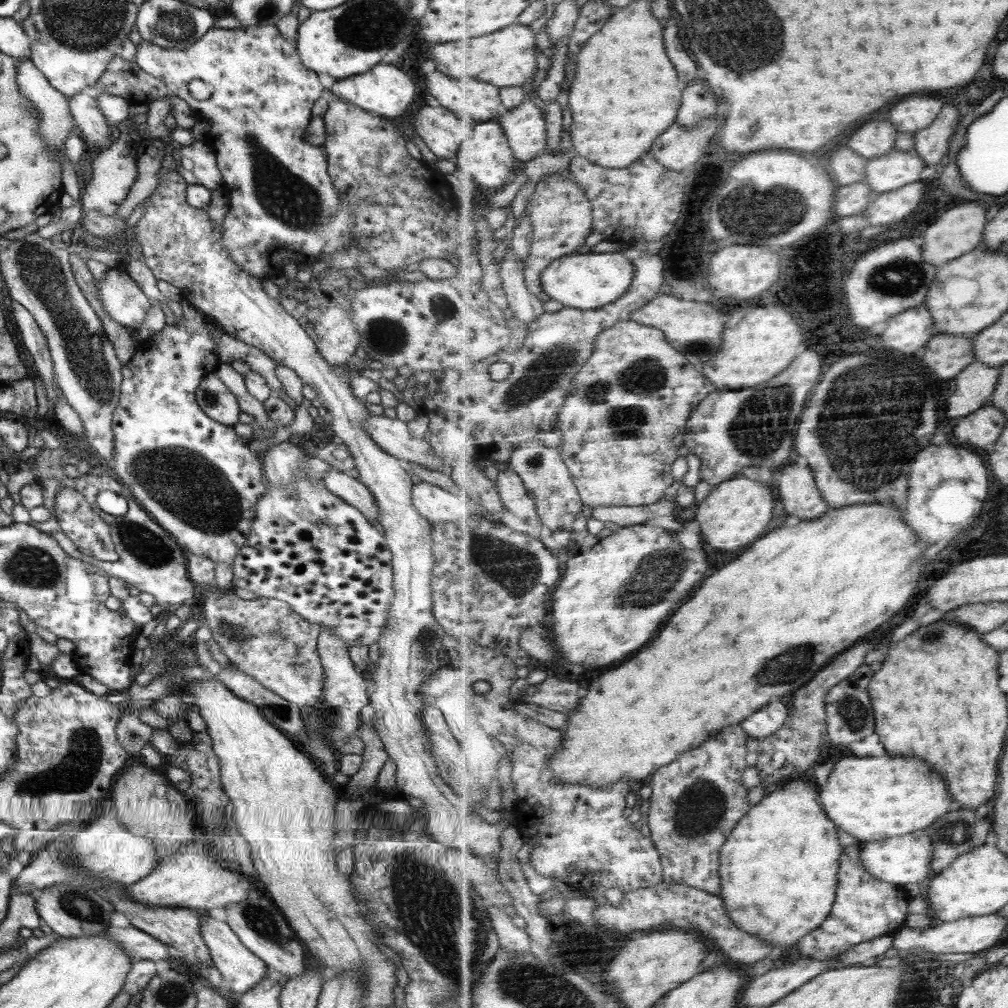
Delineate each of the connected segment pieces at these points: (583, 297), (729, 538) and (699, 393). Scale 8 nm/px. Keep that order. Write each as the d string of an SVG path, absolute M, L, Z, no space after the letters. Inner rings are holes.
M576 253L555 260L543 274L546 294L562 301L567 307L594 310L607 307L623 298L635 283L637 268L628 253Z
M745 475L720 483L710 491L707 499L700 503L697 515L706 543L726 552L754 544L768 532L776 512L776 500L766 484L759 480L750 480Z
M631 319L627 322L622 320L616 327L604 331L599 340L596 341L596 350L592 359L584 365L584 368L575 378L574 385L568 393L568 401L563 406L559 418L559 427L565 440L565 445L560 450L567 466L574 473L576 484L587 505L592 508L598 508L598 506L644 506L661 501L666 496L666 492L669 492L671 486L674 486L674 482L676 482L672 470L674 470L674 462L680 457L680 448L685 444L691 414L700 403L703 403L712 393L718 390L716 384L704 374L701 366L697 366L689 358L686 358L680 350L668 341L667 334L664 333L663 329L640 324L639 321Z

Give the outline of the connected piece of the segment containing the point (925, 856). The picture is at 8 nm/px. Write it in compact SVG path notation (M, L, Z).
M917 831L911 835L893 837L882 841L864 843L862 858L864 868L878 880L897 885L916 884L932 878L932 860L935 857L935 845L926 831Z

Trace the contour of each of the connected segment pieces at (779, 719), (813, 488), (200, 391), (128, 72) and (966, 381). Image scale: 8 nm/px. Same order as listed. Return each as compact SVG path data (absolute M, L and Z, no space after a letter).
M776 697L762 711L746 719L742 726L751 737L757 740L767 739L776 734L792 717L789 707L789 704L780 701L780 697Z
M802 460L784 468L779 486L791 521L814 520L832 510L814 478L812 468L808 468Z
M214 372L203 376L199 388L196 390L196 403L212 419L224 426L231 426L238 422L241 410L236 397L228 391L228 388L220 381L220 377Z
M118 54L111 58L104 74L89 93L93 96L102 93L121 96L130 105L148 105L170 94L162 79L144 72L135 61L124 60Z
M976 360L962 374L959 374L956 378L957 386L954 394L947 401L950 420L954 420L954 422L959 421L964 417L974 415L976 411L986 406L990 399L996 395L996 388L999 387L1002 371L1002 367L994 368L985 362Z

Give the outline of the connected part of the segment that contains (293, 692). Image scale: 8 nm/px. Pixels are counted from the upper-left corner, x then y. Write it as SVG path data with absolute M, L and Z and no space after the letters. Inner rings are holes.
M212 583L206 586L196 584L196 589L197 595L204 596L204 600L199 603L204 608L206 626L212 631L213 639L232 664L247 675L253 676L264 688L300 707L313 705L323 697L323 682L326 678L317 651L317 638L321 633L319 624L304 620L280 599L257 597L244 600L238 597L234 590L221 591Z

